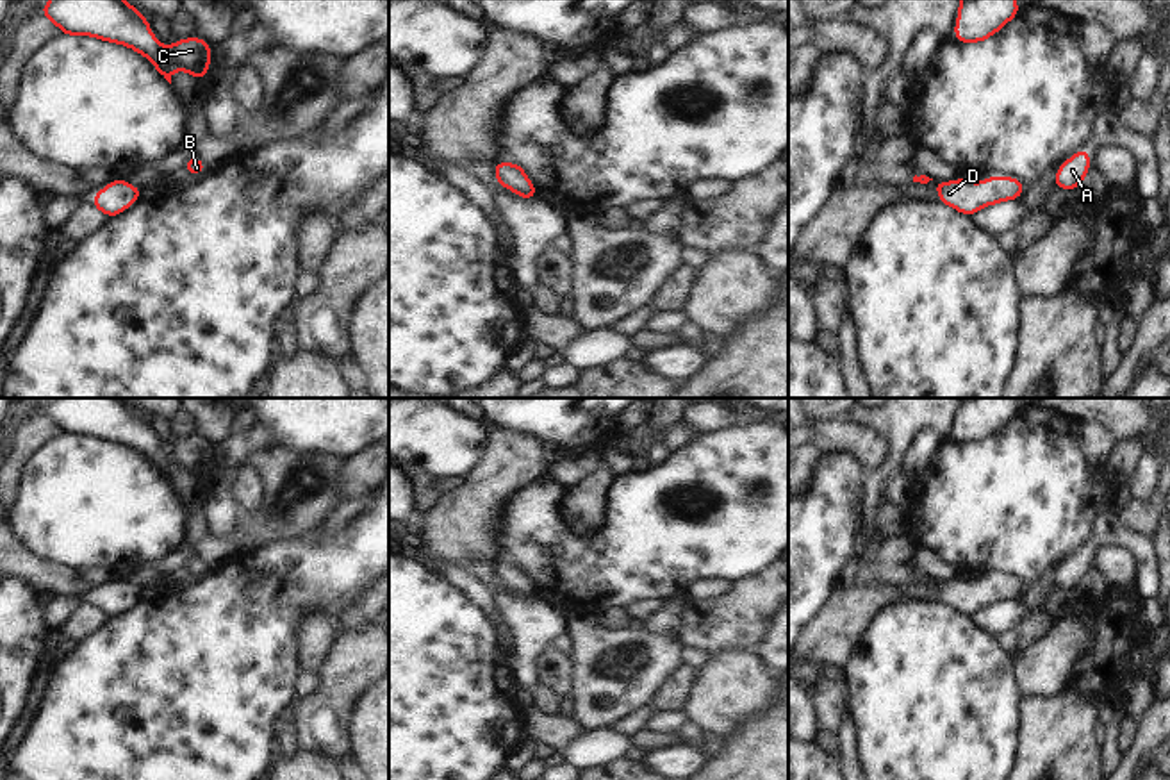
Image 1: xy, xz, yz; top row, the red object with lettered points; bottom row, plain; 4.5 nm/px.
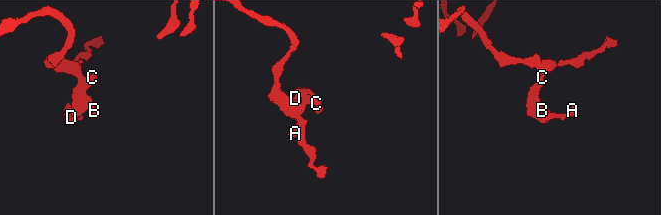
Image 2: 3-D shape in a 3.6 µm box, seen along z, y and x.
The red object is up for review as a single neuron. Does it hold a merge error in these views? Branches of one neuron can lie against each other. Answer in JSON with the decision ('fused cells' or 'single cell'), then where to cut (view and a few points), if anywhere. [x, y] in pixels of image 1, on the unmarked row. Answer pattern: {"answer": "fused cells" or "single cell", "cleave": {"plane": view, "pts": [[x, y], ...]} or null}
{"answer": "single cell", "cleave": null}

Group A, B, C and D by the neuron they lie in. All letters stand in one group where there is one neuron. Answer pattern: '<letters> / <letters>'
A B C D

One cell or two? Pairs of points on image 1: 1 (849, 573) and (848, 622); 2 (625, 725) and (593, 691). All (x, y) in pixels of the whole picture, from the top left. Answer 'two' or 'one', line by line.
1: two
2: two

